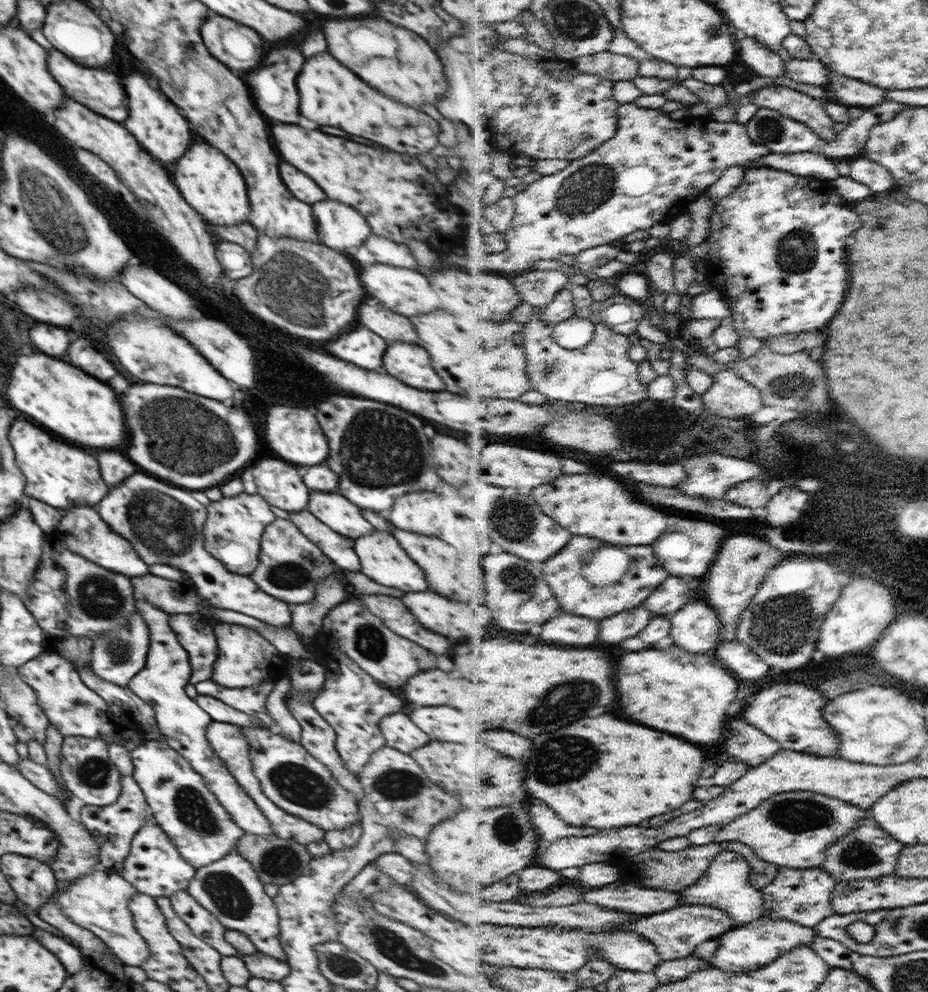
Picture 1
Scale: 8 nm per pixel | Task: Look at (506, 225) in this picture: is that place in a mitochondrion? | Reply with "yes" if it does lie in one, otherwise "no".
no

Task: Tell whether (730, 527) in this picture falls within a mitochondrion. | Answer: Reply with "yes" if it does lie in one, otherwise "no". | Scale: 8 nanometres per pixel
no

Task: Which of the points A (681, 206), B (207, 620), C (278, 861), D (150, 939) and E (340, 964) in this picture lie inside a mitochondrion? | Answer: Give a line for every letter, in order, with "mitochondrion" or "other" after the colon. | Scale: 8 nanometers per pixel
A: other
B: other
C: mitochondrion
D: other
E: mitochondrion

